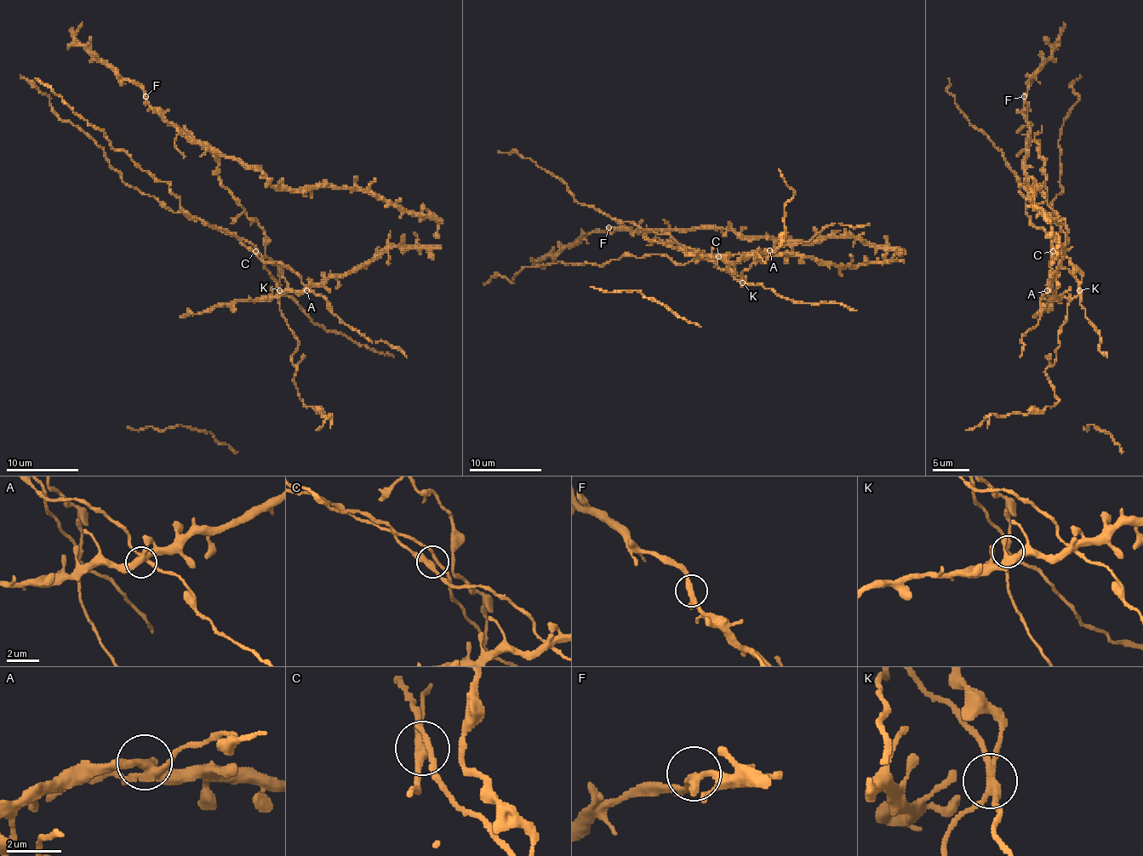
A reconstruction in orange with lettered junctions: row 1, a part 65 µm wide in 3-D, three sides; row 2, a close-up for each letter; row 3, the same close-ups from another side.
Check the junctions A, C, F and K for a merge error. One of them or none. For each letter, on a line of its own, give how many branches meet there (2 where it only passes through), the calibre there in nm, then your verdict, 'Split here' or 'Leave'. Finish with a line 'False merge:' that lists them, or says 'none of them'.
A: Branches: 4. Thickness 360 nm. Leave
C: Branches: 4. Thickness 320 nm. Leave
F: Branches: 3. Thickness 240 nm. Leave
K: Branches: 4. Thickness 260 nm. Split here
False merge: K

